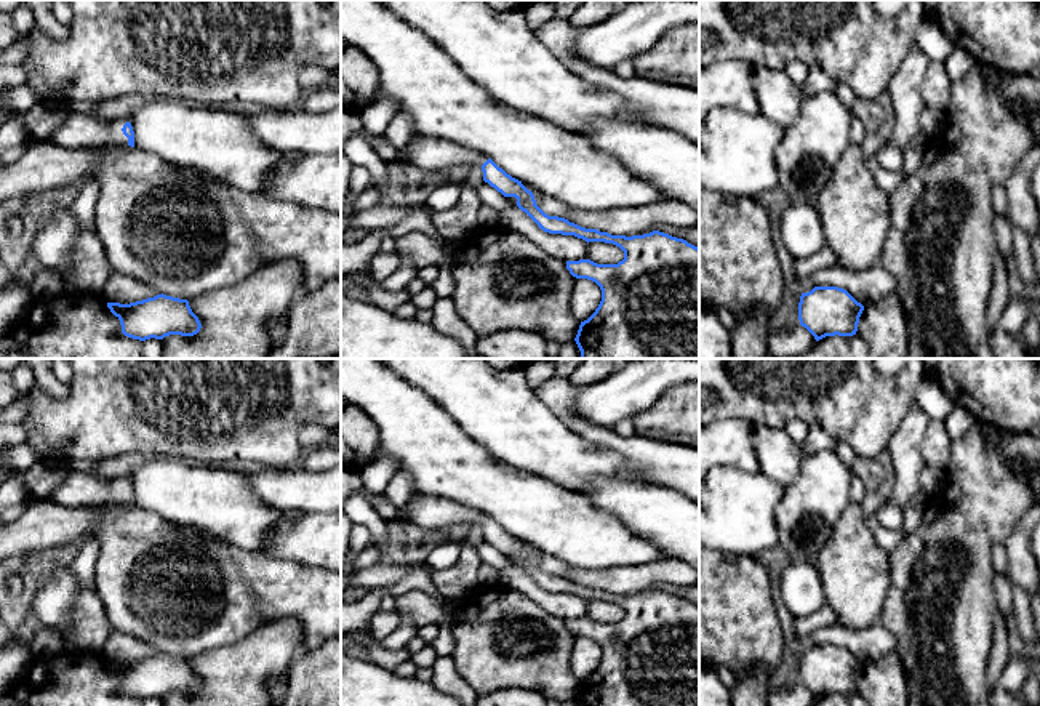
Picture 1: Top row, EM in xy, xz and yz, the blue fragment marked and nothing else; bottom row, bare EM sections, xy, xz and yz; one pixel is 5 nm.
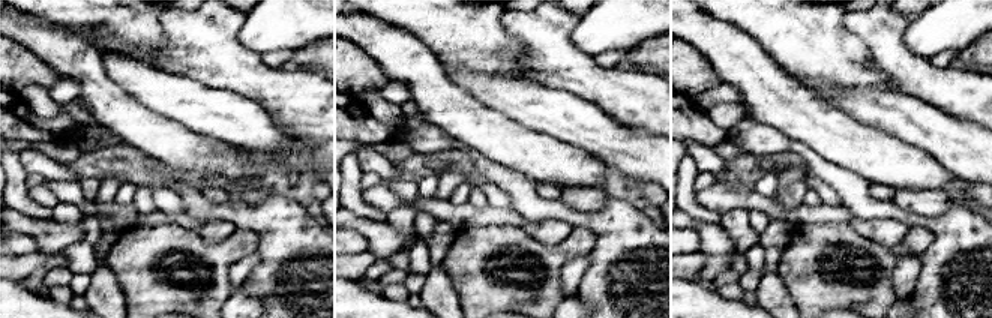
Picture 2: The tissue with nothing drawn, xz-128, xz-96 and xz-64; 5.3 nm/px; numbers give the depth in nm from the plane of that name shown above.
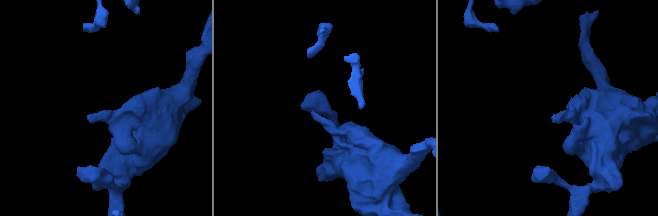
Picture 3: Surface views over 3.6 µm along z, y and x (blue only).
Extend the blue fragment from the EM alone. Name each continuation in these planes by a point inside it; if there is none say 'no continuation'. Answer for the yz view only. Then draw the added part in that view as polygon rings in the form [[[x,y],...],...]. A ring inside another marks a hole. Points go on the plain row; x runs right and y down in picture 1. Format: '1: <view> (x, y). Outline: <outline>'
no continuation

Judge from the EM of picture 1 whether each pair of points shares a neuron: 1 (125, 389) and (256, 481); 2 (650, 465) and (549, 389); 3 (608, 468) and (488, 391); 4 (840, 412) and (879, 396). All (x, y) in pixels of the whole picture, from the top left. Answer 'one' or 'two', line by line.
1: two
2: one
3: one
4: one

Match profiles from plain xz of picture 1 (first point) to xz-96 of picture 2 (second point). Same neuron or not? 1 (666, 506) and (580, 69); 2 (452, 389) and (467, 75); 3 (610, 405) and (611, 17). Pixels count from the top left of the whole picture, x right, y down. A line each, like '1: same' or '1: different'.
1: different
2: different
3: same

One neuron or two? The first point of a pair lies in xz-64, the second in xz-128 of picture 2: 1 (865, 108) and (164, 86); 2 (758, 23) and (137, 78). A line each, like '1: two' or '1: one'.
1: one
2: two

